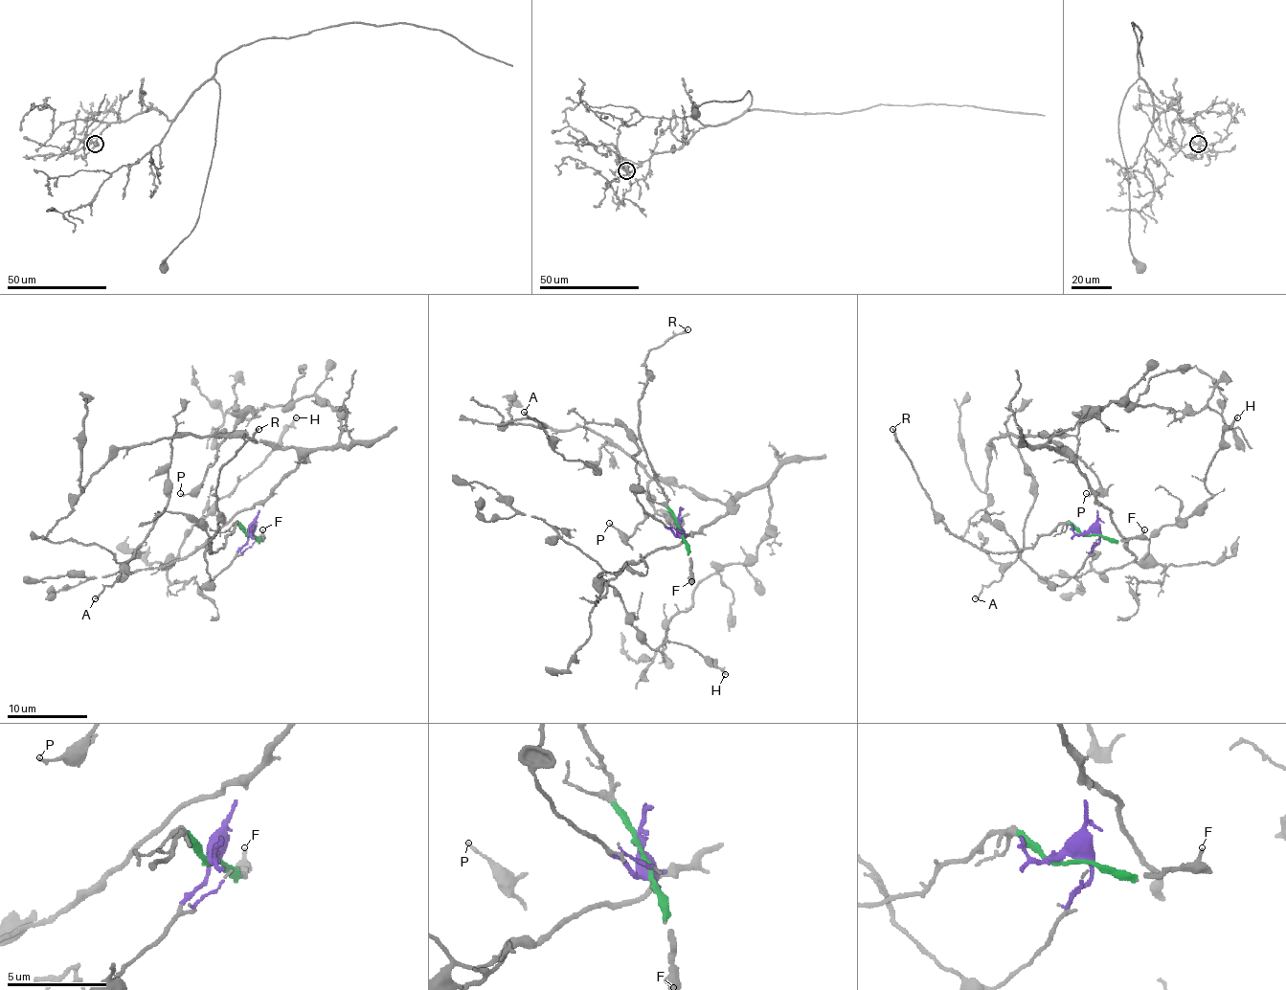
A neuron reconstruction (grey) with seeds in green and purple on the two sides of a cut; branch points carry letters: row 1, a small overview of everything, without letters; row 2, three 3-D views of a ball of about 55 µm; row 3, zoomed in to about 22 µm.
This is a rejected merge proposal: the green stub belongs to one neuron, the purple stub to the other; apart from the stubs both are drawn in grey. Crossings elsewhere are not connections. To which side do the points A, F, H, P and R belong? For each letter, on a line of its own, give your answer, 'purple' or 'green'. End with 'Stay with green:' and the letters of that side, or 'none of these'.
A: purple
F: green
H: purple
P: purple
R: green
Stay with green: F, R

